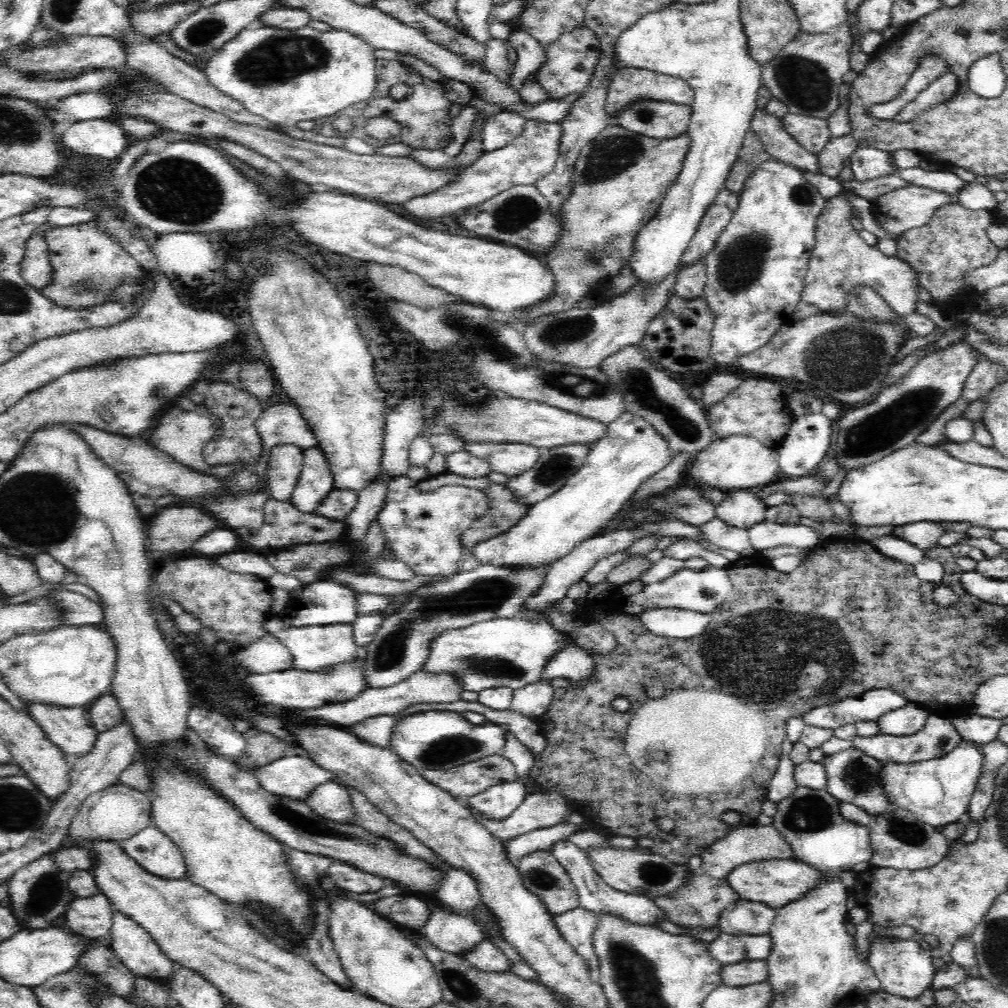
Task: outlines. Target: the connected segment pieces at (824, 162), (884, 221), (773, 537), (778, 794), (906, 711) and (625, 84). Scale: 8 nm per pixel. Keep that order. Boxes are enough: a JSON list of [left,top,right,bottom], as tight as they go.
[[817,135,858,178],[871,185,958,238],[746,520,820,552],[767,739,797,803],[878,702,929,736],[605,67,694,117]]

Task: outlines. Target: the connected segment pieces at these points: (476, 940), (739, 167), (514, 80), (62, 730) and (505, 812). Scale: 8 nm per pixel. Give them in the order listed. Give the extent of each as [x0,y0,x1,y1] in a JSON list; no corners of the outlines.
[[417,897,486,955],[725,129,776,197],[507,28,546,91],[26,703,99,759],[468,780,526,820]]

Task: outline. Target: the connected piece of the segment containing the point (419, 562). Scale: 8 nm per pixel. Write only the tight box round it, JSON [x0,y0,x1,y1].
[377,476,490,579]

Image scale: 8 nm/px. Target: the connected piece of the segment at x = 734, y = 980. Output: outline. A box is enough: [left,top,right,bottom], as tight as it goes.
[721,960,768,986]

